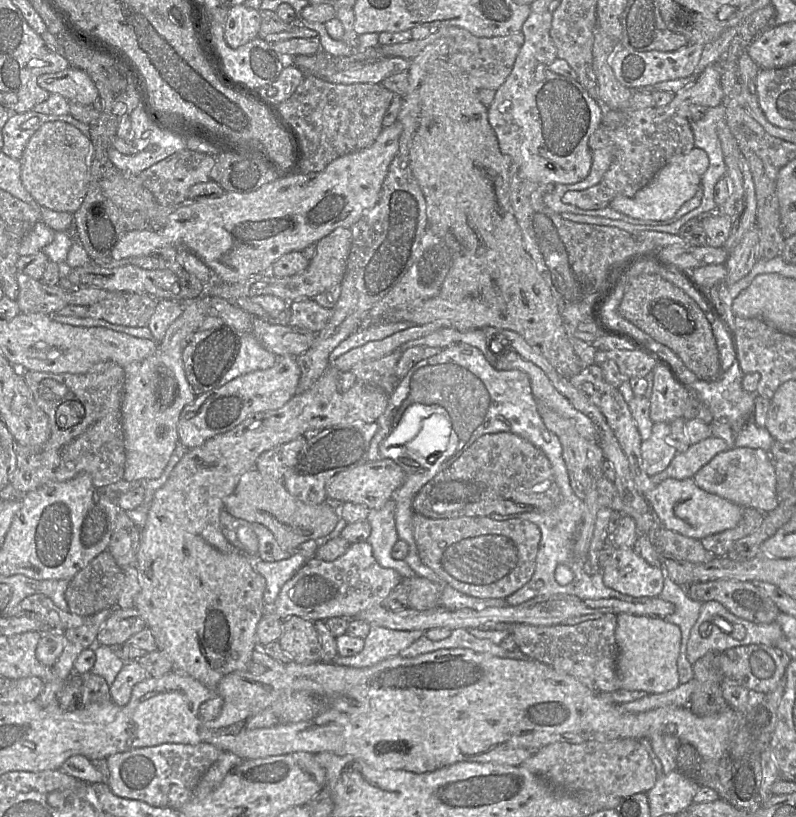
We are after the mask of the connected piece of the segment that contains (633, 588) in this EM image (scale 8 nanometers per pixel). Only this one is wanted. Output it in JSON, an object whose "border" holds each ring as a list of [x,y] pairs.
{"border":[[[615,548],[602,569],[606,587],[632,597],[659,597],[664,587],[664,572],[651,566],[633,548]]]}

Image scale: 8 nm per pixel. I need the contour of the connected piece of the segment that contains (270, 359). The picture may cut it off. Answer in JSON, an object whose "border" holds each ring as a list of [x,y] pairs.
{"border":[[[242,333],[237,359],[223,376],[219,388],[242,375],[269,369],[275,365],[276,360],[277,355],[265,349],[252,333]]]}

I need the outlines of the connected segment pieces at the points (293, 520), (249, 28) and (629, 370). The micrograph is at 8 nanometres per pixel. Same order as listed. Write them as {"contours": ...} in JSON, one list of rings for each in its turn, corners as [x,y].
{"contours":[[[[255,468],[240,477],[234,491],[224,501],[224,510],[235,518],[265,526],[286,551],[296,551],[308,540],[320,542],[340,520],[336,505],[329,501],[317,505],[303,503],[288,492],[281,480],[264,476]]],[[[239,4],[232,7],[224,25],[224,38],[232,49],[236,49],[258,37],[261,25],[259,10]]],[[[597,350],[594,356],[595,364],[613,360],[620,372],[630,377],[645,377],[656,365],[655,360],[639,350]]]]}

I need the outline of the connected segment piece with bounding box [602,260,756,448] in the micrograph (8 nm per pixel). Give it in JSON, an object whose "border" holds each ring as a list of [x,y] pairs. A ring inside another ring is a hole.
{"border":[[[646,260],[637,262],[631,268],[627,278],[622,280],[617,285],[610,298],[603,306],[602,318],[604,322],[610,327],[631,332],[639,339],[641,339],[647,346],[656,351],[662,358],[667,360],[674,368],[680,379],[685,382],[686,390],[690,390],[690,393],[697,399],[699,399],[710,410],[713,416],[713,422],[709,424],[712,436],[723,439],[727,443],[728,448],[735,447],[733,443],[737,431],[741,429],[747,421],[753,420],[753,405],[756,393],[750,393],[743,389],[742,377],[744,373],[741,371],[739,363],[736,360],[735,348],[732,345],[731,338],[728,332],[724,328],[723,324],[711,315],[699,294],[687,282],[677,277],[676,275],[668,272],[667,270],[659,267],[652,261]],[[642,274],[657,274],[664,279],[670,281],[674,285],[681,288],[690,298],[692,298],[699,306],[699,308],[705,313],[707,320],[711,324],[712,332],[715,337],[716,345],[719,351],[720,374],[718,374],[715,379],[699,380],[697,376],[685,366],[682,360],[671,349],[669,349],[663,344],[656,342],[649,335],[641,331],[639,328],[637,328],[635,325],[633,325],[631,322],[627,321],[620,315],[618,307],[623,298],[626,285],[631,279]]]}

